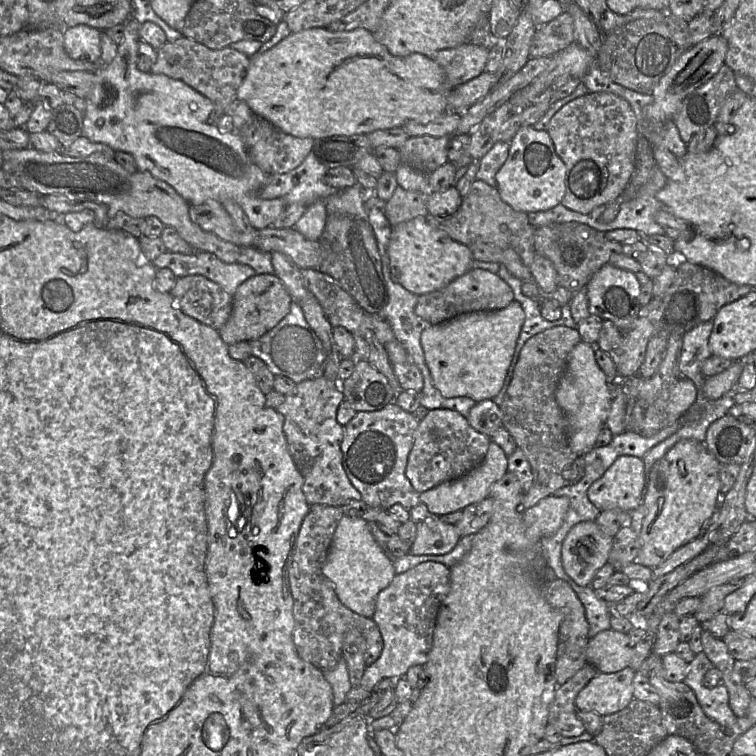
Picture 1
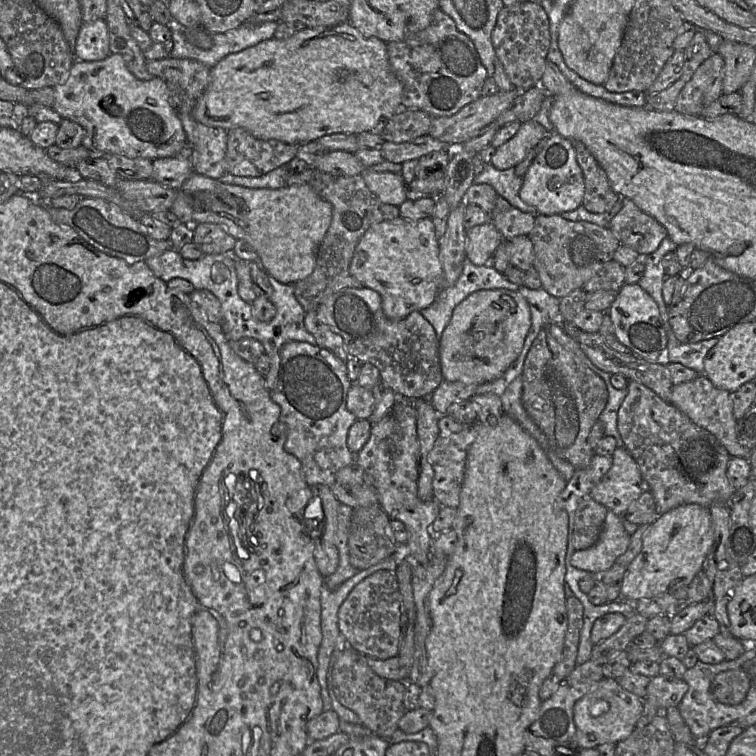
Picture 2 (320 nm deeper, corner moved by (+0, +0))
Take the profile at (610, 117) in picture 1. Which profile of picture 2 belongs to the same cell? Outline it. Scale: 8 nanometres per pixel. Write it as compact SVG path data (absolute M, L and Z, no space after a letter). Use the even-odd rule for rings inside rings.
M574 142L574 149L585 181L582 206L591 213L609 211L621 197L613 191L605 171L586 146Z

